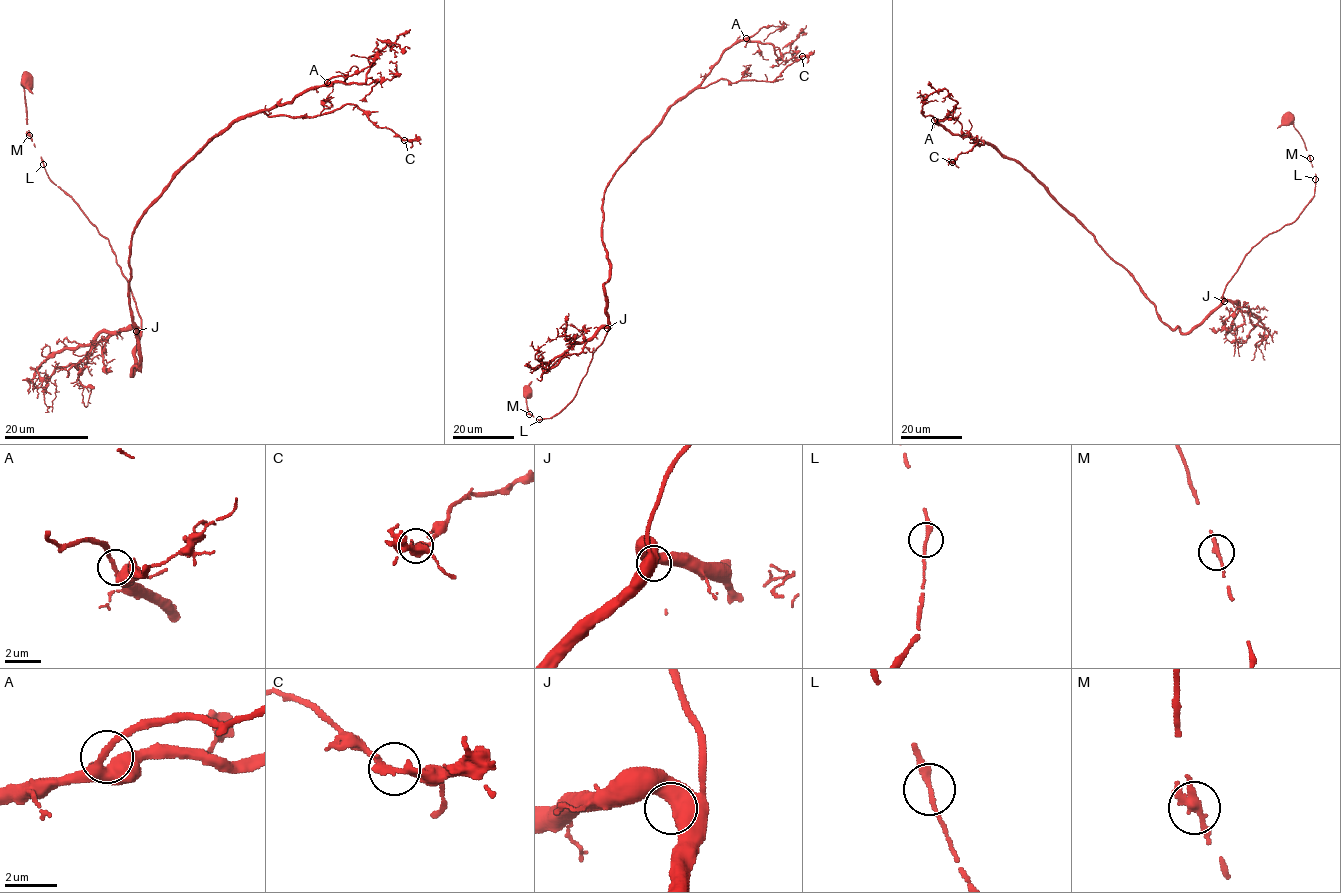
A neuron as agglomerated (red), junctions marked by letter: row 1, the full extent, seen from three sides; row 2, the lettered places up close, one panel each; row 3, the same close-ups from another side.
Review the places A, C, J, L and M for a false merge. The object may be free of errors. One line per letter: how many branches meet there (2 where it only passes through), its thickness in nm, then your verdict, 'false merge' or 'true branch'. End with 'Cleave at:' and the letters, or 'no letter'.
A: 2 branches meet; 320 nm thick; true branch
C: 2 branches meet; 360 nm thick; true branch
J: 2 branches meet; 600 nm thick; true branch
L: 2 branches meet; 240 nm thick; true branch
M: 2 branches meet; 280 nm thick; true branch
Cleave at: no letter

